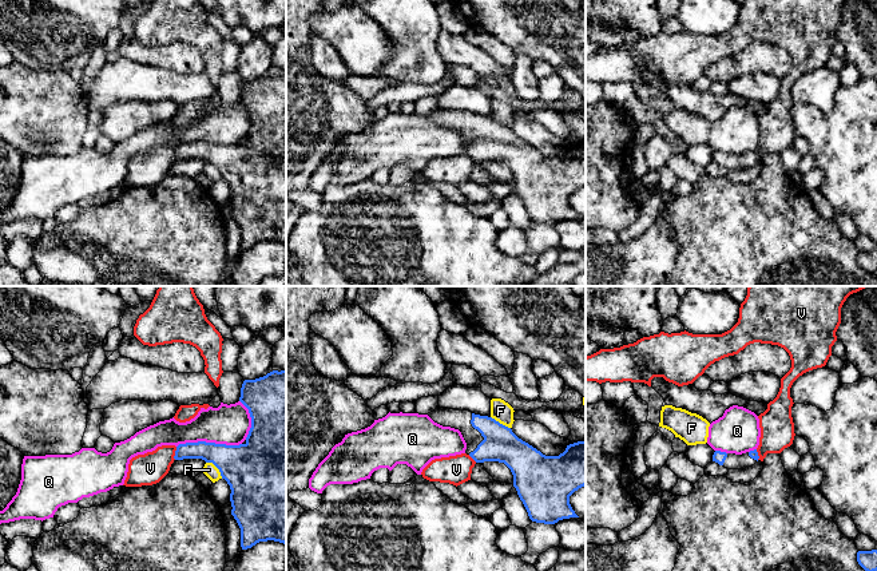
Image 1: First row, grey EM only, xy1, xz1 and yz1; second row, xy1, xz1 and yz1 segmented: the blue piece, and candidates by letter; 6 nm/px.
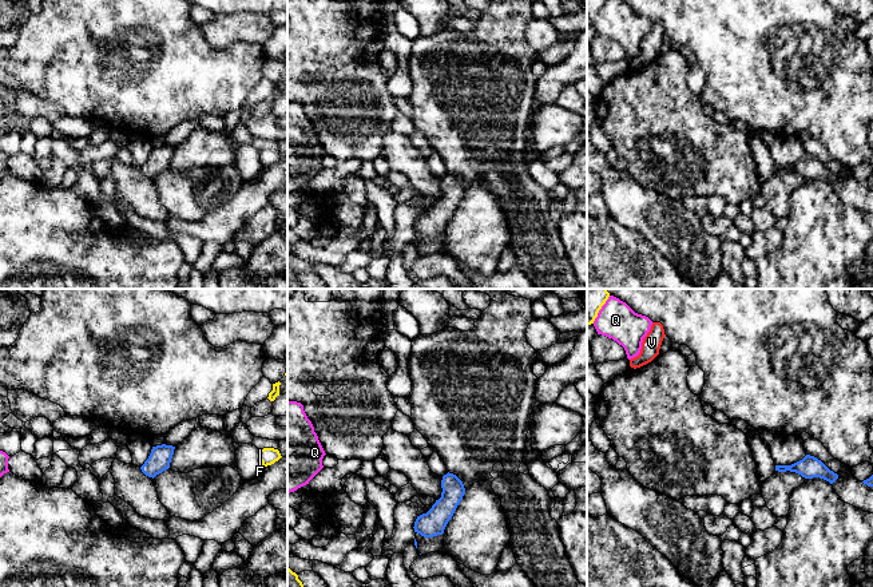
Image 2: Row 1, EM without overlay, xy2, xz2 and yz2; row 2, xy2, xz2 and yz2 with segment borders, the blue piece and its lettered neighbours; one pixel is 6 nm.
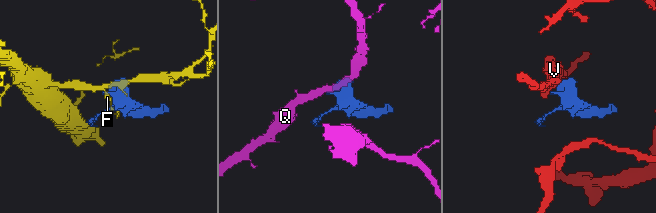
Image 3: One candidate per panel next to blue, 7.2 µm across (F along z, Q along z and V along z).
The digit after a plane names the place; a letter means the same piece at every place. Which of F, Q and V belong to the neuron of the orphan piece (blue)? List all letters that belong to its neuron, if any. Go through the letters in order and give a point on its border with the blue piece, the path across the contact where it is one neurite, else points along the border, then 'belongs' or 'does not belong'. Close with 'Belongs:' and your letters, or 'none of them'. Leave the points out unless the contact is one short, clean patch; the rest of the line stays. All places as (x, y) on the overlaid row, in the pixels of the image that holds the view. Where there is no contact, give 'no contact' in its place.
F: xy1 (217, 467) | does not belong
Q: xy1 (209, 443) | does not belong
V: xy1 (175, 453) | along xy1 (177, 447), (174, 459) | does not belong
Belongs: none of them

